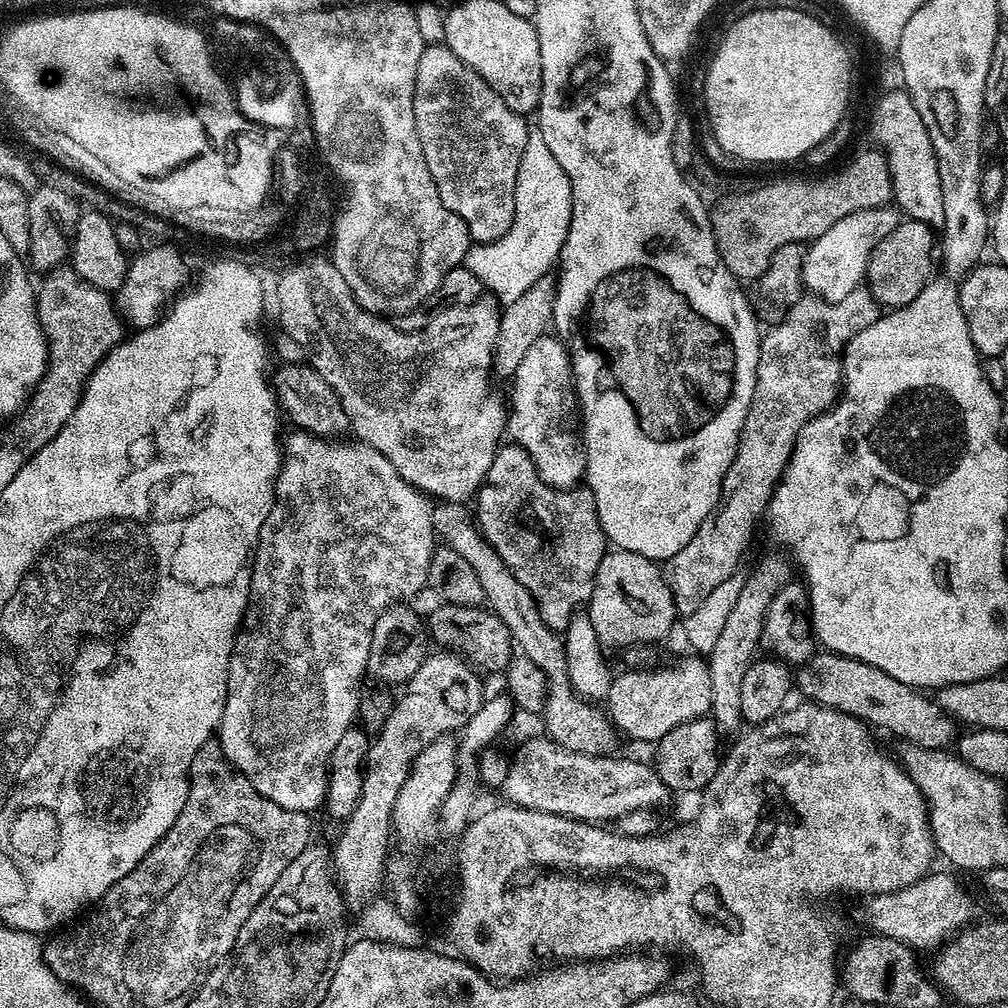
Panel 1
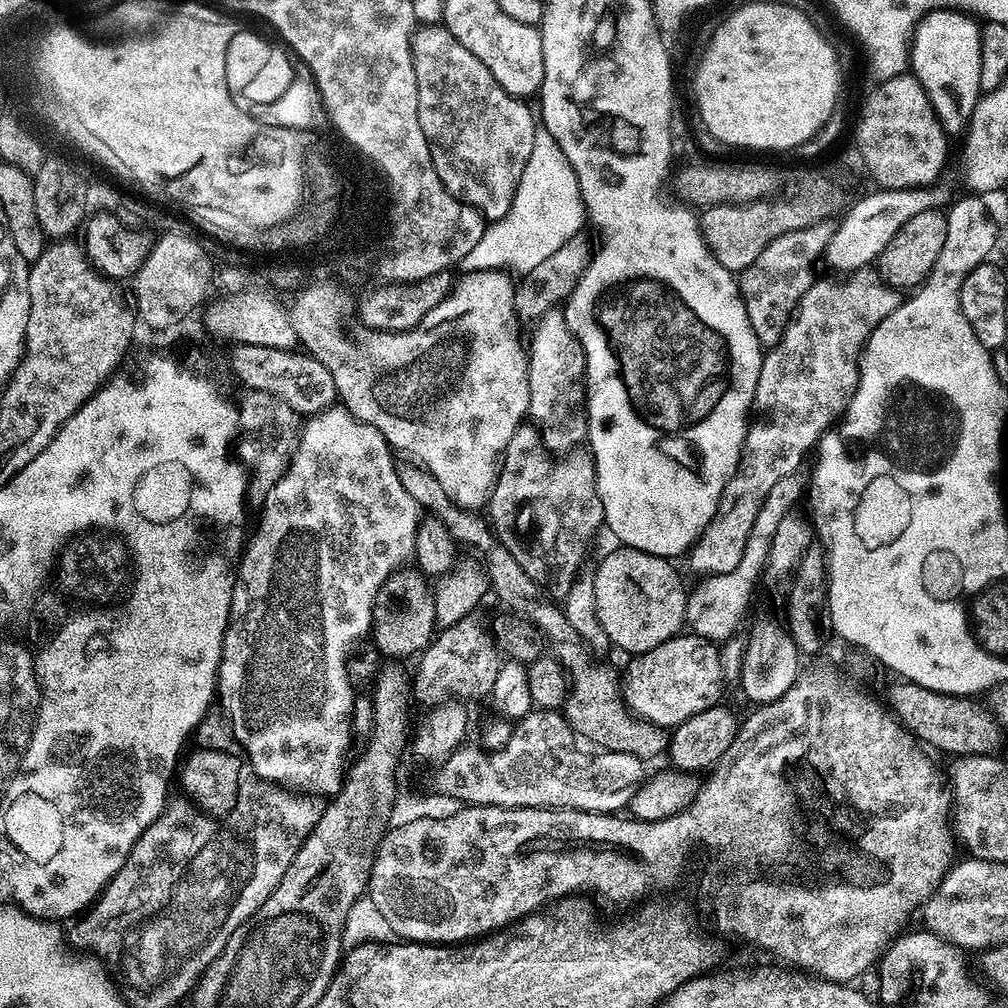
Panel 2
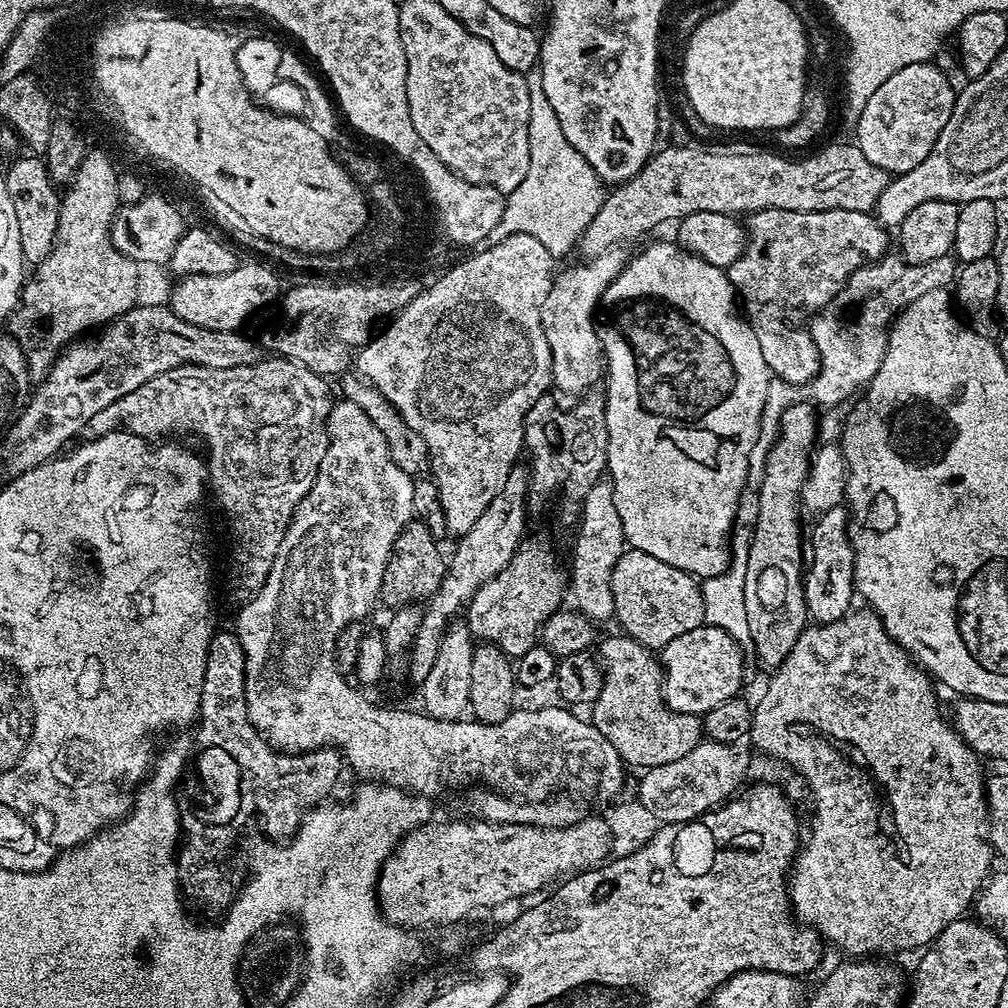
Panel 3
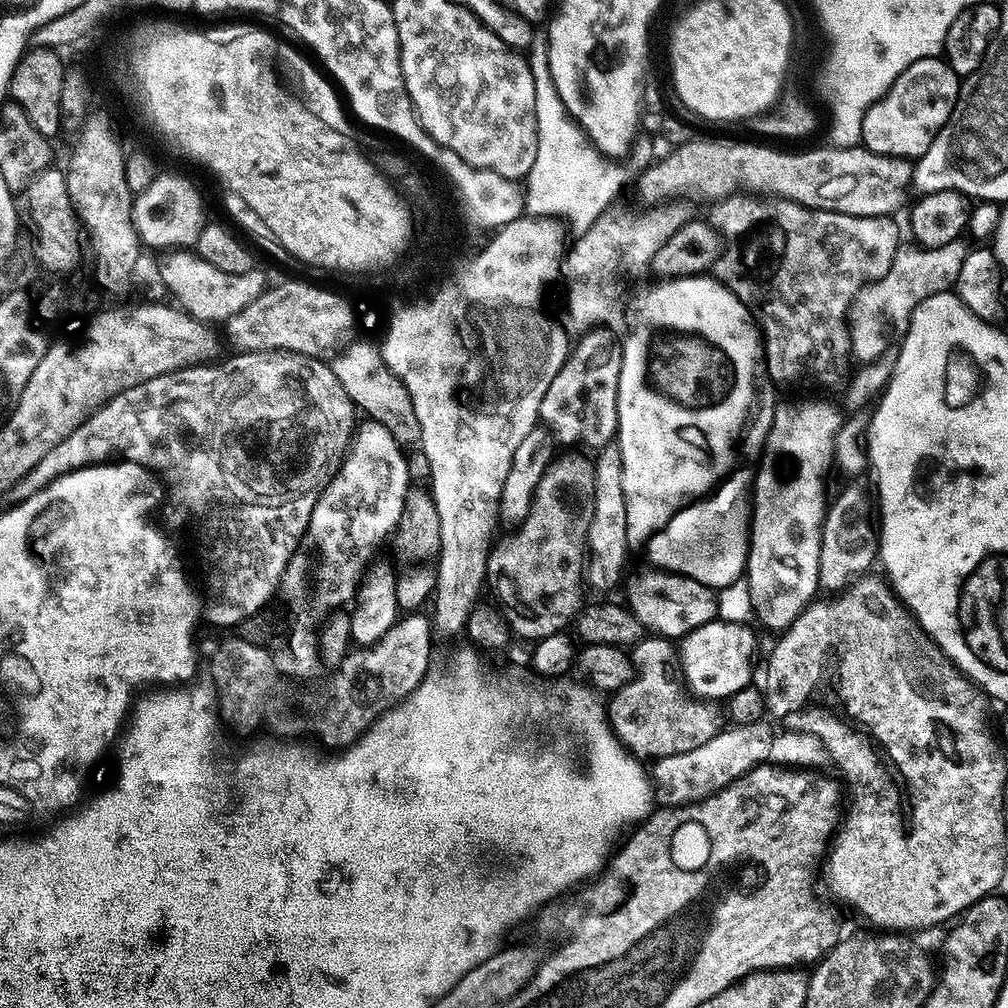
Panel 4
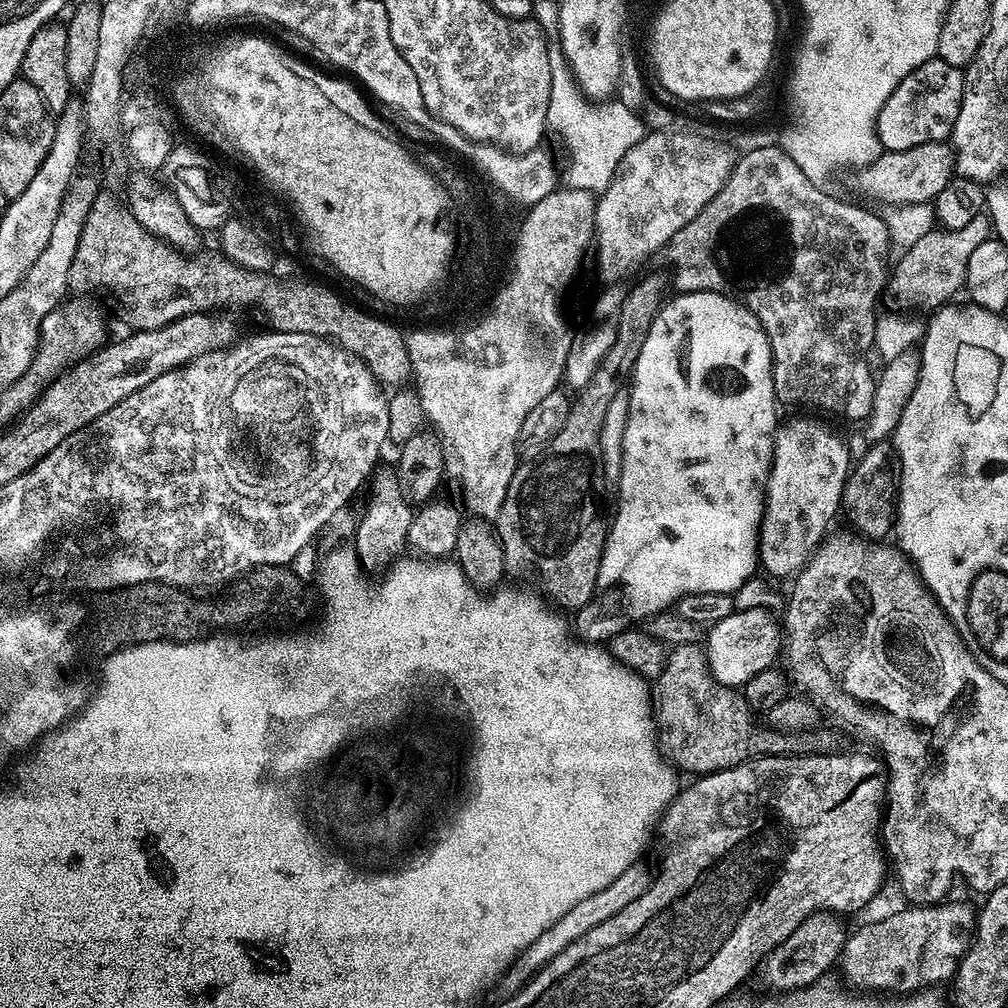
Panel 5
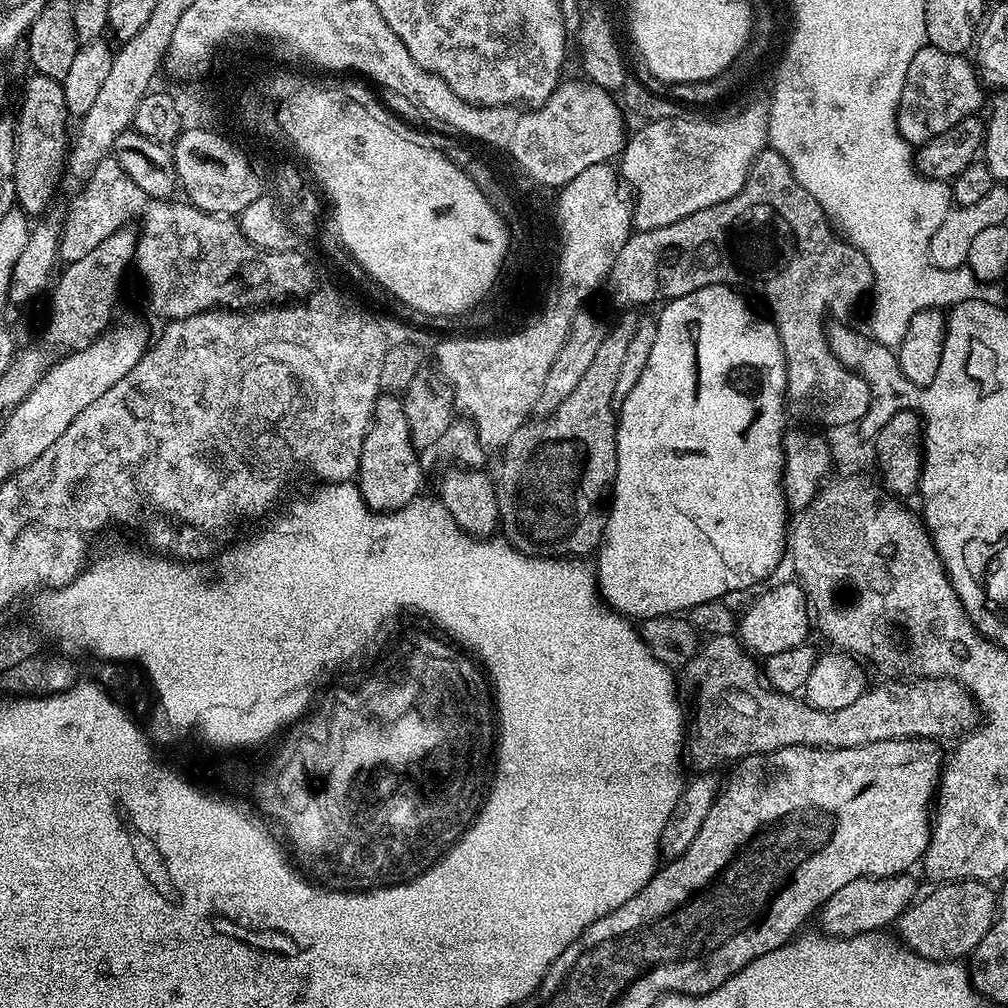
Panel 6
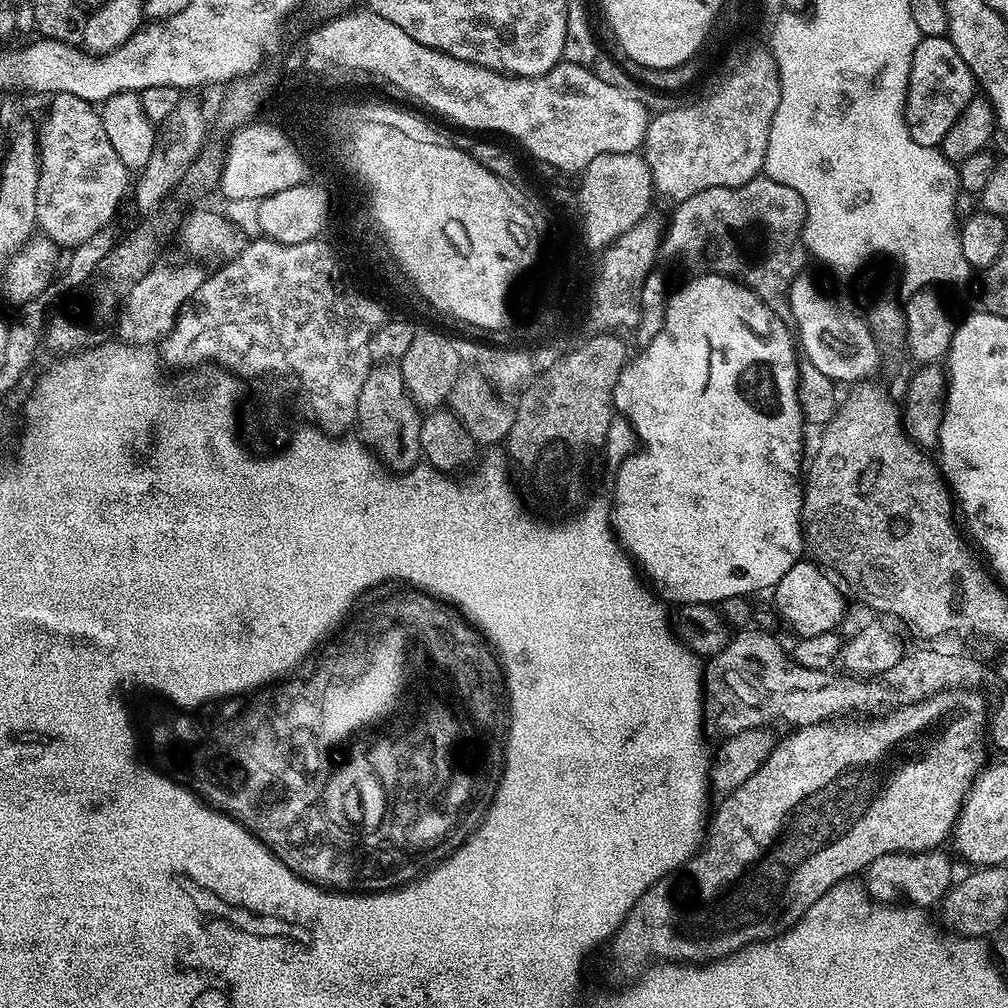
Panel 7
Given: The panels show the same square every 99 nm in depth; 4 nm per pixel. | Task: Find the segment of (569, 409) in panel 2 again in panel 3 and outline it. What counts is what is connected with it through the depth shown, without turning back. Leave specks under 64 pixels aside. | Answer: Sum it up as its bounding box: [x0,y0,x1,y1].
[542,247,626,394]

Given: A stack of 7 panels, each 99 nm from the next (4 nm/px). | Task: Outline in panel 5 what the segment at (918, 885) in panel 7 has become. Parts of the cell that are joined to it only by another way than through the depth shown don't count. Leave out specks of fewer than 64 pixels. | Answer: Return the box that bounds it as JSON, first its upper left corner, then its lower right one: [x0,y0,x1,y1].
[762,910,850,994]

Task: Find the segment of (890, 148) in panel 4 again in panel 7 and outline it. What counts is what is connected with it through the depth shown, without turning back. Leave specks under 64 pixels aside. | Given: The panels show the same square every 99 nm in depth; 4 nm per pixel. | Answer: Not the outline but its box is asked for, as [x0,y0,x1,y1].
[904,35,978,148]

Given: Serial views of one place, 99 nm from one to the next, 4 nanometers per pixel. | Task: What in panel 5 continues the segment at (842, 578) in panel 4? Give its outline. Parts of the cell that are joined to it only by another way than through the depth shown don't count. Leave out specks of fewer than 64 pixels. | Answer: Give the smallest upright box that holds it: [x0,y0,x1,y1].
[842,442,898,542]

